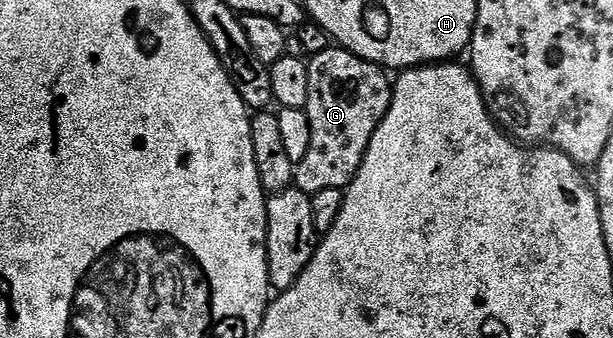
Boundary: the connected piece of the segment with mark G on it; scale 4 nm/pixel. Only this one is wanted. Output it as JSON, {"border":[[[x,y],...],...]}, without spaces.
{"border":[[[339,47],[311,54],[308,70],[310,151],[306,151],[306,159],[295,162],[294,185],[309,195],[331,189],[345,190],[358,175],[370,139],[388,114],[393,82],[381,66]]]}

